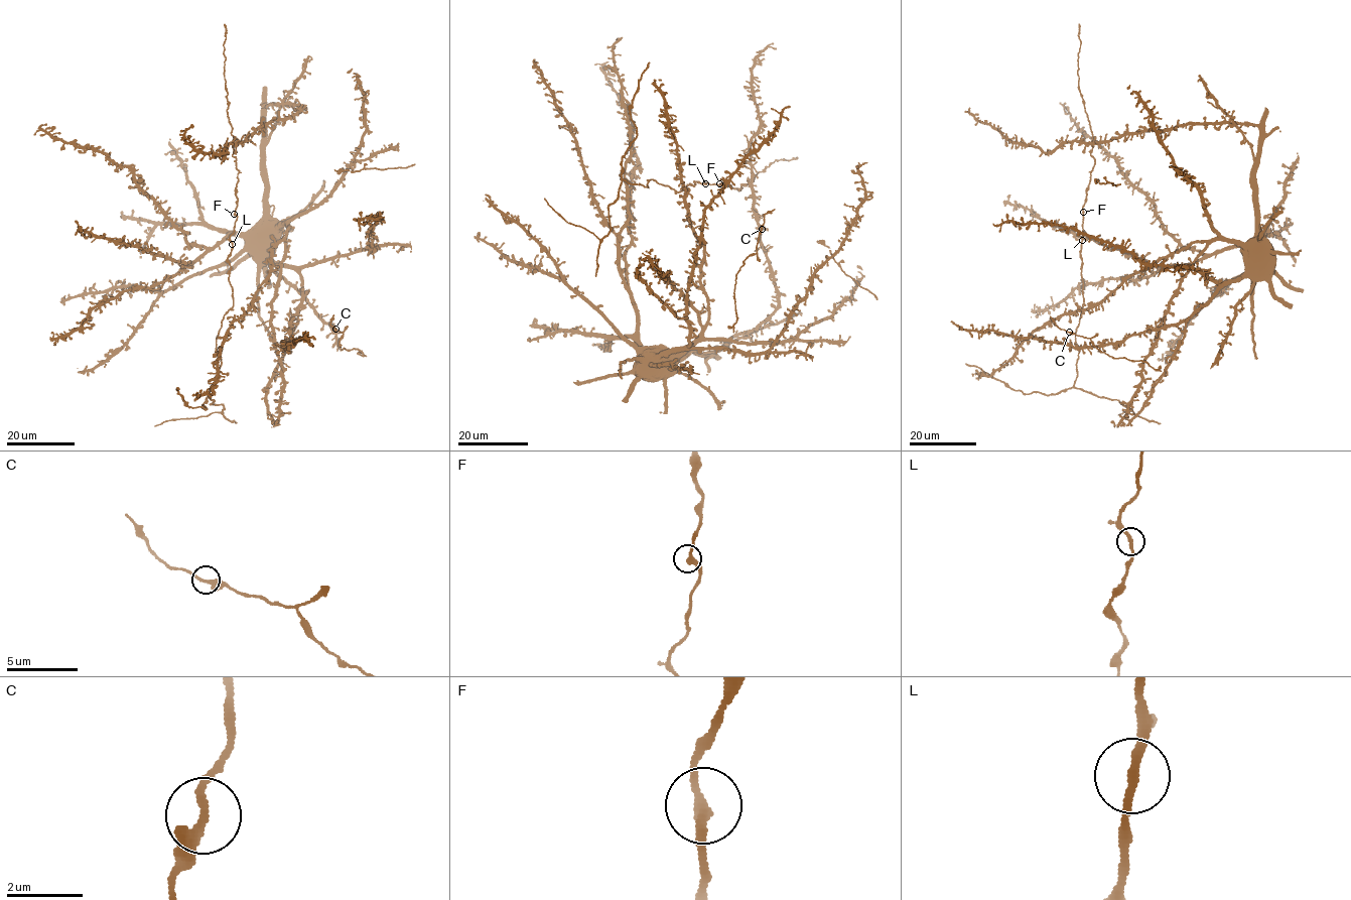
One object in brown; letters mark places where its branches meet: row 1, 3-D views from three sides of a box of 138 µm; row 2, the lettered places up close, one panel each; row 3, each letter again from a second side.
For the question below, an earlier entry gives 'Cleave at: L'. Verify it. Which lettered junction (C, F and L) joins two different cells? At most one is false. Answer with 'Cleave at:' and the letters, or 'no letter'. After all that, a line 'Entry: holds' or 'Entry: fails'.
Cleave at: no letter
Entry: fails

